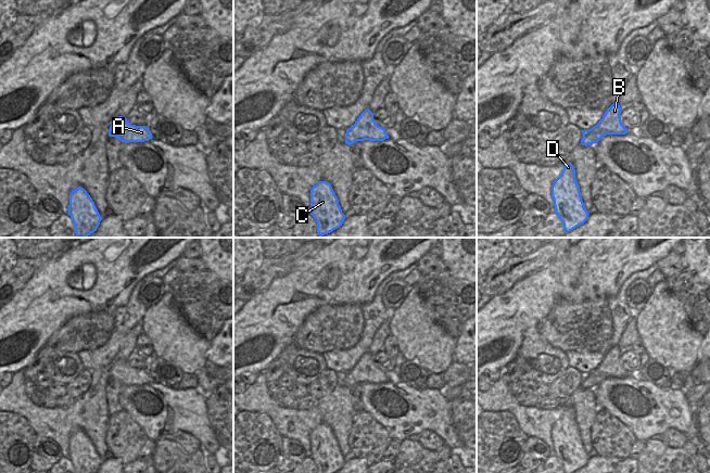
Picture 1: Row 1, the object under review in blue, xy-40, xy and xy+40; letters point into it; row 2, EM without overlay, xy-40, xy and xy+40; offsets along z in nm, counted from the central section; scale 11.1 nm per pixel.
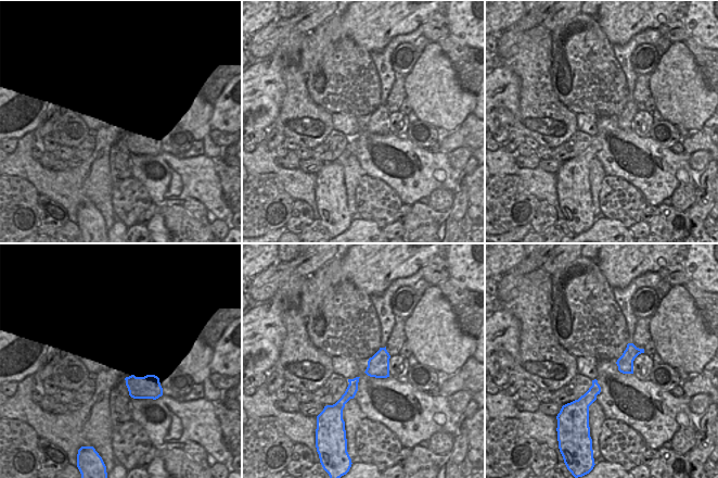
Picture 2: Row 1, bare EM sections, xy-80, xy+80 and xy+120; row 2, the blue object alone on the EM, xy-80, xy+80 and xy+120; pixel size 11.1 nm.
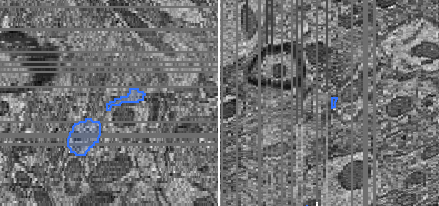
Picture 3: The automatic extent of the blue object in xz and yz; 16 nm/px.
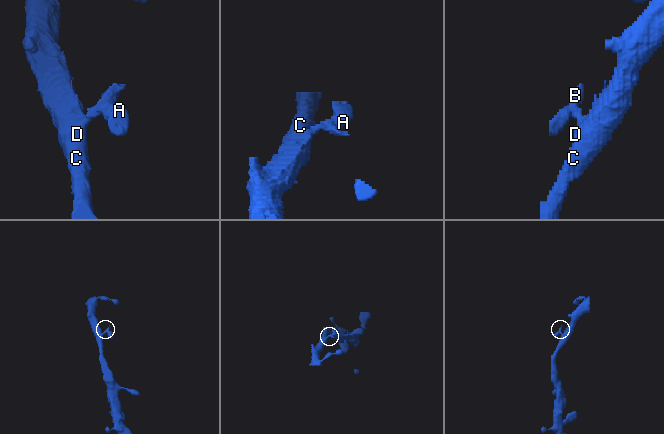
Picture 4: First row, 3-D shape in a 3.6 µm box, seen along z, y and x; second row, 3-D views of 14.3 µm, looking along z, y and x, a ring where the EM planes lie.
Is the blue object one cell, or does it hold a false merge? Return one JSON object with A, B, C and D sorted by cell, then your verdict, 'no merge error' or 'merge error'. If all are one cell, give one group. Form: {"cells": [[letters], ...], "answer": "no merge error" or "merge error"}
{"cells": [["A", "B", "C", "D"]], "answer": "no merge error"}

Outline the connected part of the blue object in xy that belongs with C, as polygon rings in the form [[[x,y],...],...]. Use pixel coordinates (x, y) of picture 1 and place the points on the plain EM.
[[[319,424],[312,431],[310,450],[310,458],[317,465],[317,473],[335,473],[342,469],[345,462],[339,443],[327,424]]]

